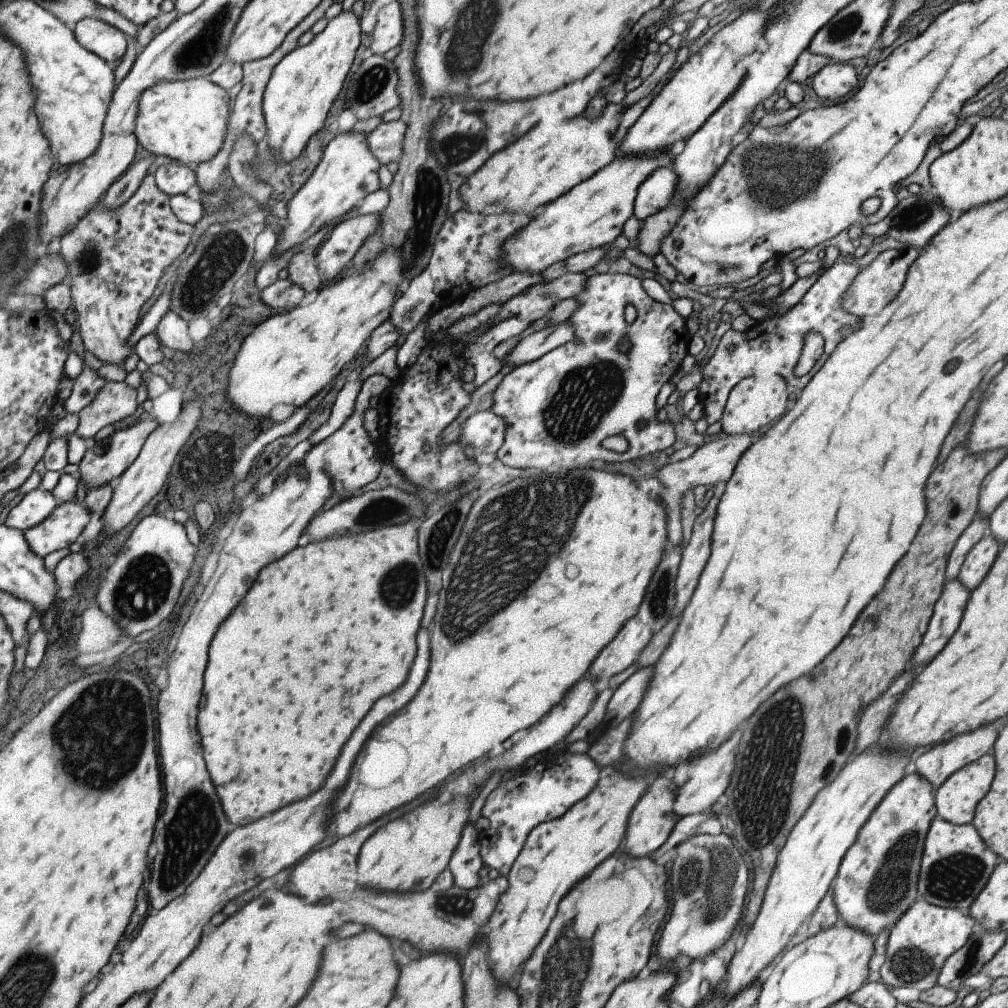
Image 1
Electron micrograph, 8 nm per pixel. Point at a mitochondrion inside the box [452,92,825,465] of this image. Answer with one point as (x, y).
(585, 395)

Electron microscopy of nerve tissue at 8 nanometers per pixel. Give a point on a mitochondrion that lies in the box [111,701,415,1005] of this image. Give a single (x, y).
(191, 832)

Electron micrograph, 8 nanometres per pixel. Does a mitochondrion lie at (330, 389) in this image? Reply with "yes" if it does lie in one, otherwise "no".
no

